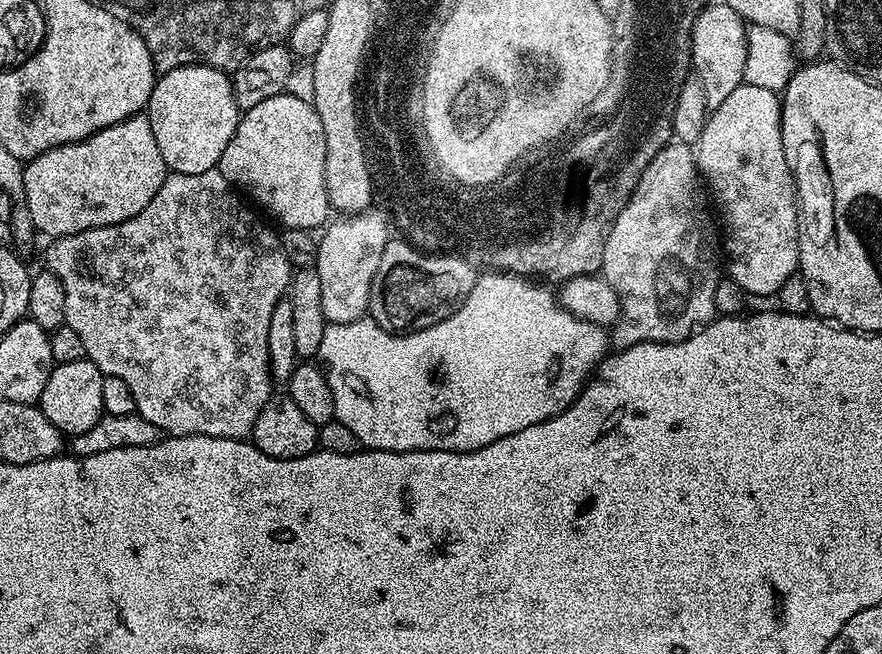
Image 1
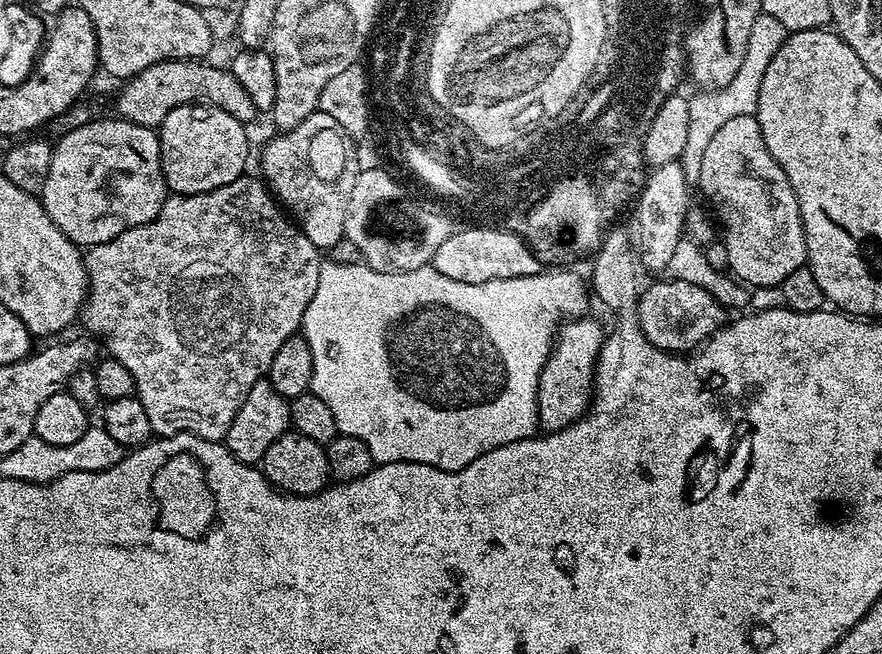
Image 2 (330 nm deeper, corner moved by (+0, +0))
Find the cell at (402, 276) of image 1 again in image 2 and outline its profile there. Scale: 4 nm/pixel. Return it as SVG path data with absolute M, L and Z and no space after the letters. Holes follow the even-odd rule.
M483 226L484 228L464 228L453 231L451 236L438 246L432 256L431 267L438 269L446 278L454 278L454 282L481 284L502 278L522 278L537 276L542 271L540 260L525 244L523 238L513 232L503 232L500 228Z

